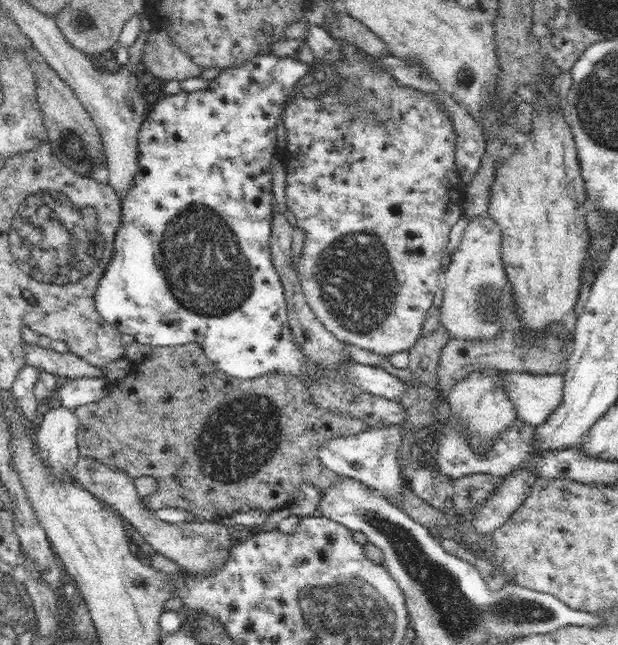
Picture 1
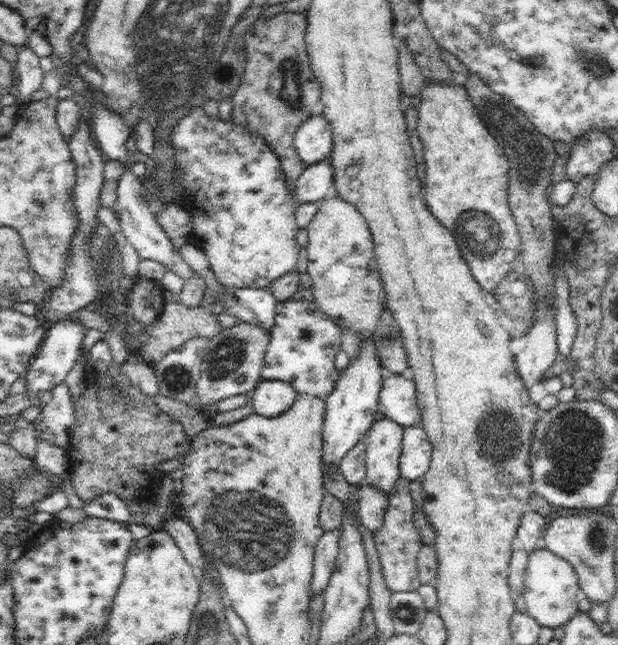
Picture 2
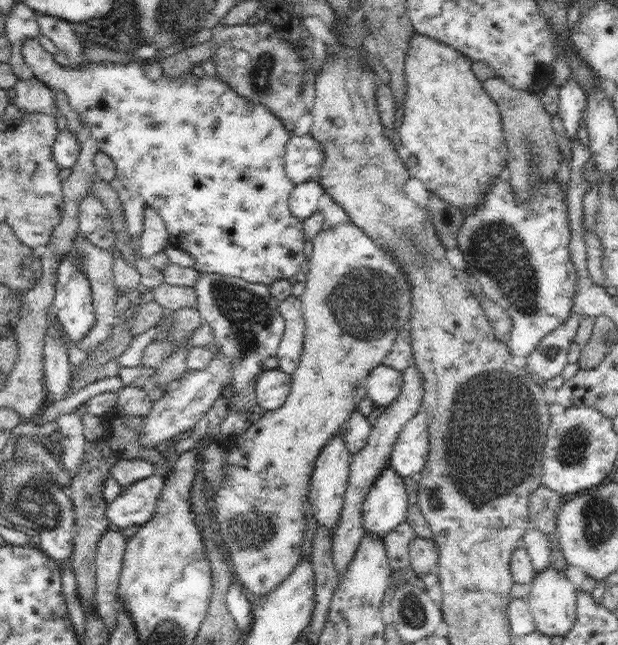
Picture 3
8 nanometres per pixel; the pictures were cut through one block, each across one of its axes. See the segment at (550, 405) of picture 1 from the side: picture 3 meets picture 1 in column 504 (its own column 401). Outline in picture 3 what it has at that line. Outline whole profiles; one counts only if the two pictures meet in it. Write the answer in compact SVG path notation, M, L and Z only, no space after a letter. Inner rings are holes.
M377 366L367 376L367 398L371 398L373 404L379 404L383 408L391 406L403 388L403 372L391 368L391 366Z

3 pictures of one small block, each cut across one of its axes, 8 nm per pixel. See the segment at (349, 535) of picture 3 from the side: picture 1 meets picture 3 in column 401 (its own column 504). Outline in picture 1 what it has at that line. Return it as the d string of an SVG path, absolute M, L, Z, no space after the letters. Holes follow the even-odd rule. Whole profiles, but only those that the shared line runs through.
M492 368L472 370L472 374L458 380L452 386L452 390L446 394L446 398L450 402L450 408L452 408L452 414L458 416L462 420L462 428L470 432L472 448L476 452L482 452L484 448L490 448L494 438L504 428L514 424L514 420L518 420L518 412L514 408L514 402L506 394L506 388L502 386L504 376L500 376L500 374L502 374L502 370L492 370Z

